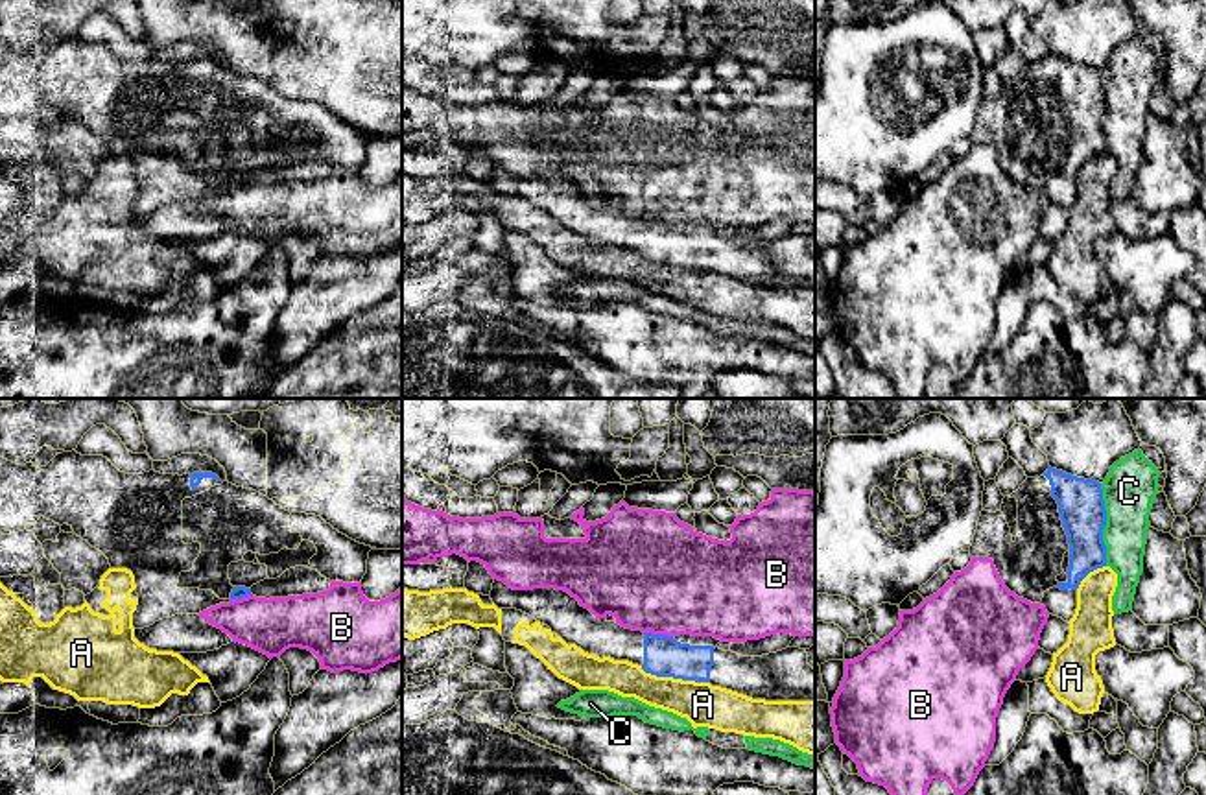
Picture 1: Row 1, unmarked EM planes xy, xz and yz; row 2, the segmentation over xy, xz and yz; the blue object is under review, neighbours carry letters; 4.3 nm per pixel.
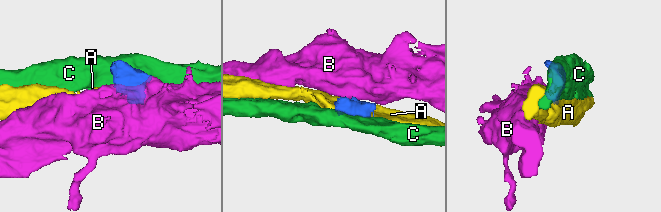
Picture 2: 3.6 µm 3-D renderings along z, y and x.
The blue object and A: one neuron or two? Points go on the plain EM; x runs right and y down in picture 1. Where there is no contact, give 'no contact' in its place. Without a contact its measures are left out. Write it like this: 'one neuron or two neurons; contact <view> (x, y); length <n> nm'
two neurons; contact xz (675, 264); length 320 nm

